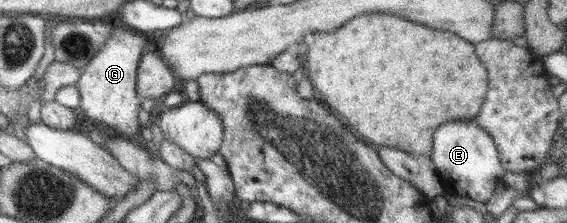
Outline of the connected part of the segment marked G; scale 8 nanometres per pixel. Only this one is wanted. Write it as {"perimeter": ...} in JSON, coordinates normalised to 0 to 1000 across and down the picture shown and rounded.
{"perimeter":[[[213,108],[213,130],[192,139],[182,215],[175,224],[153,291],[141,314],[132,386],[139,422],[139,480],[145,489],[143,538],[152,561],[192,570],[215,614],[235,614],[247,587],[245,475],[249,435],[240,404],[240,336],[245,260],[254,233],[259,175],[256,152]]]}

